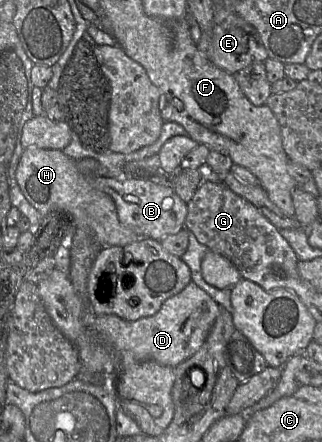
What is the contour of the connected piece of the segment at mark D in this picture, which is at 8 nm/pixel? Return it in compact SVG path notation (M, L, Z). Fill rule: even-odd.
M54 268L50 275L37 284L43 306L57 329L75 346L85 369L113 375L123 358L134 361L154 361L164 366L174 367L195 354L207 338L220 310L213 298L191 281L180 293L168 298L152 316L127 321L116 315L96 315L86 300L78 296L67 274Z

